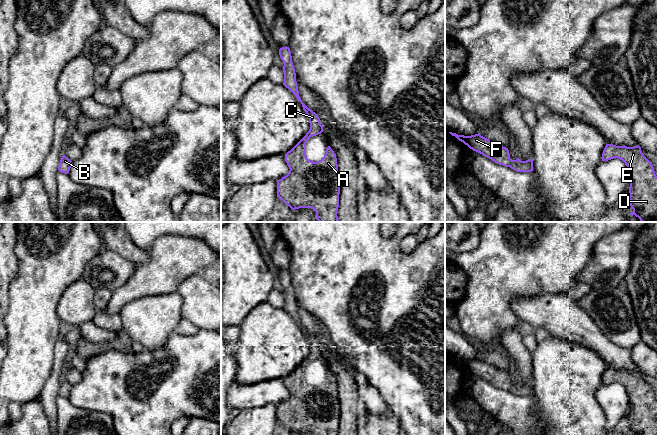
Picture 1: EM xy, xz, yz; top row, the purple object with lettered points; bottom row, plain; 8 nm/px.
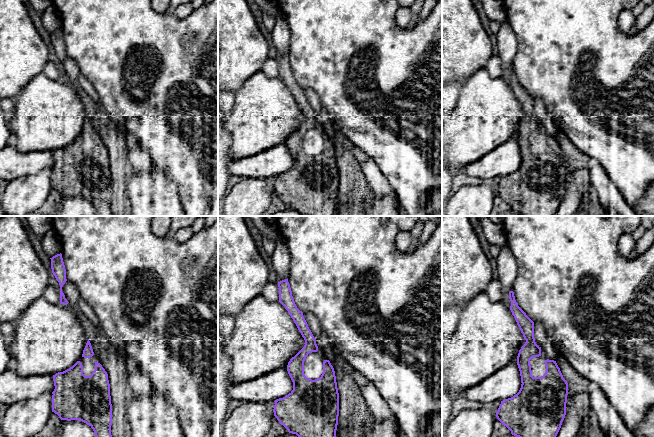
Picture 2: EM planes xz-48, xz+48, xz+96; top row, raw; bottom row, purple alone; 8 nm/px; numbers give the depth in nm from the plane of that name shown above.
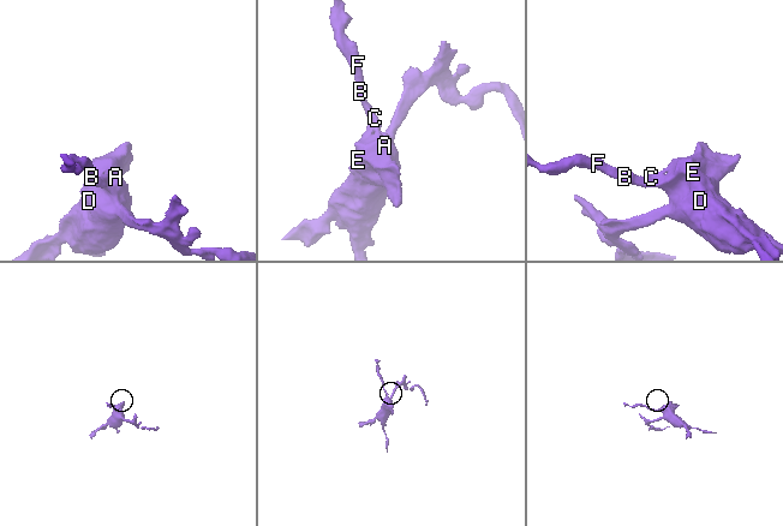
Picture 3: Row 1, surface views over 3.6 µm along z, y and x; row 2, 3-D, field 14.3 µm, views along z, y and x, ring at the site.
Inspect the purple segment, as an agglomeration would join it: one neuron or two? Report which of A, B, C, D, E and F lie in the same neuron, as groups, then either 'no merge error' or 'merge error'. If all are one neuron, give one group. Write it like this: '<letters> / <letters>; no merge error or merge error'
A B C D E F; no merge error

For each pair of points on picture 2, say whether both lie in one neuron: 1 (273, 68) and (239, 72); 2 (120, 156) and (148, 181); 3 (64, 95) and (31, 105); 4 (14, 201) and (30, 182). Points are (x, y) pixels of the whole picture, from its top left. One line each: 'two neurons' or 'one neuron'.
1: two neurons
2: two neurons
3: one neuron
4: one neuron

